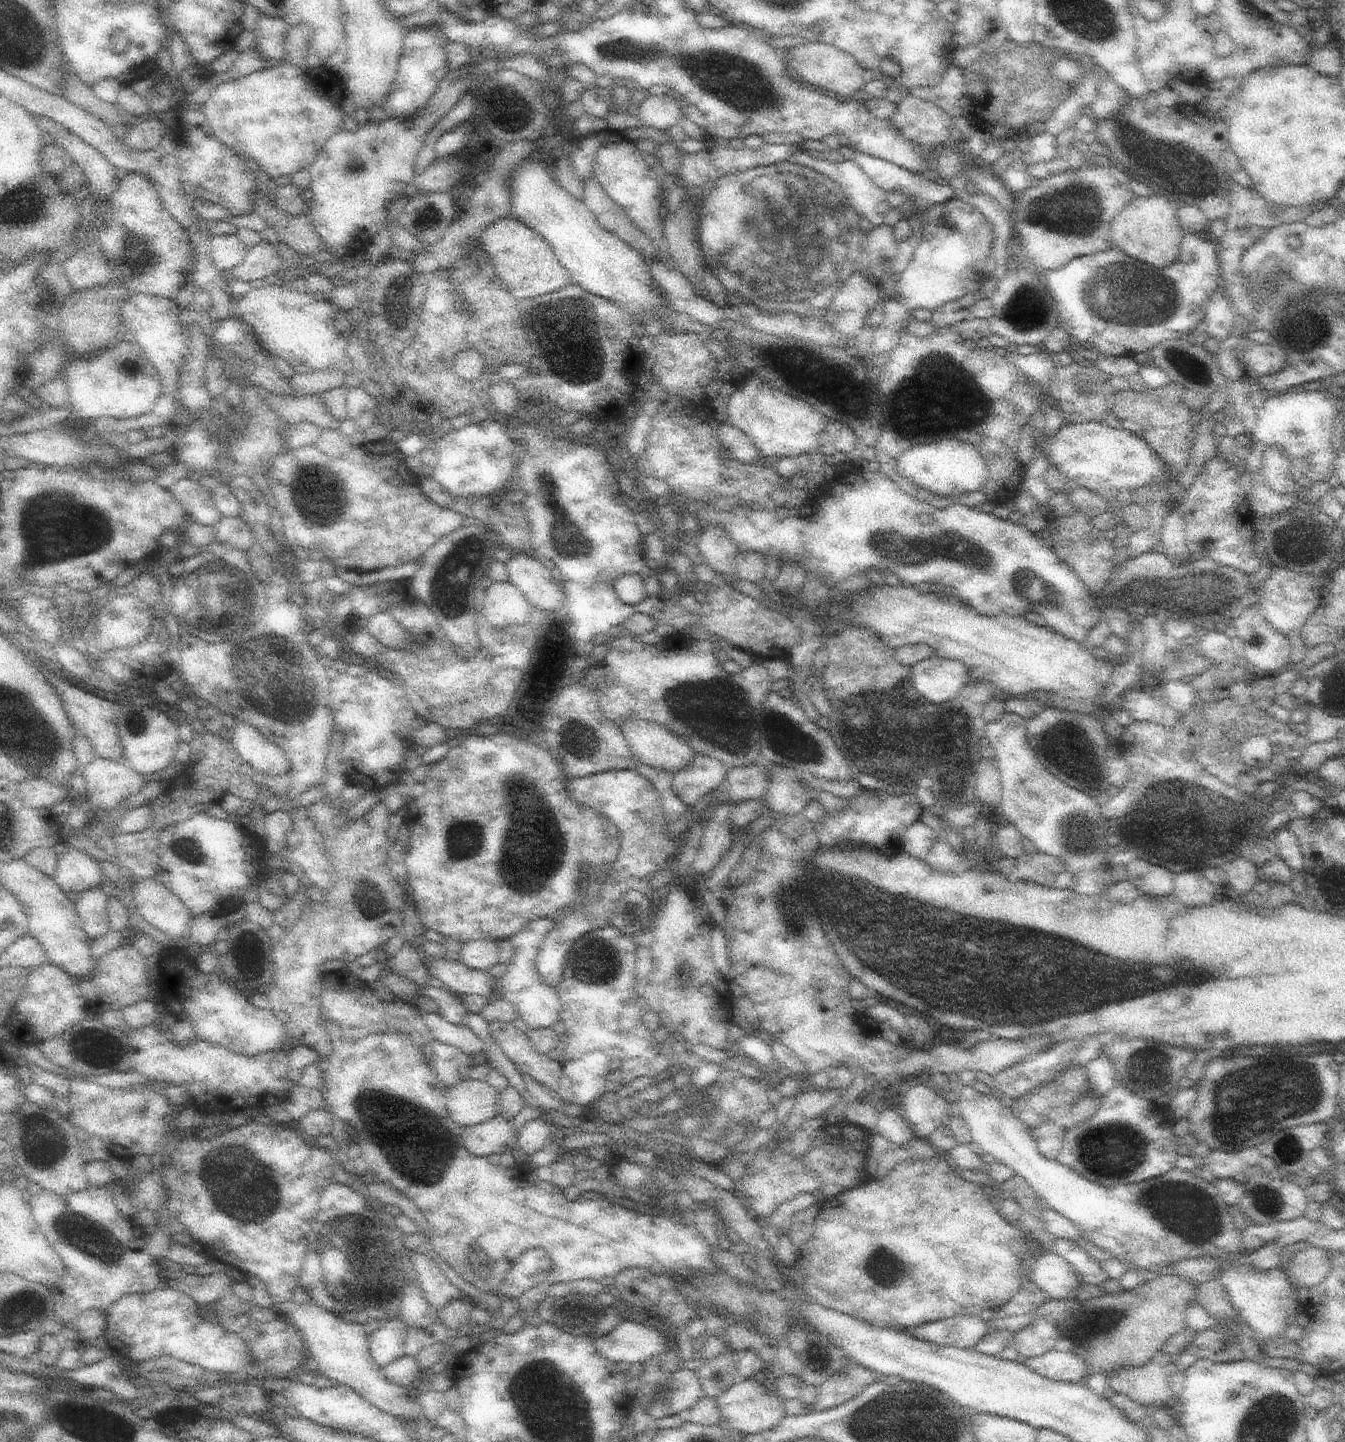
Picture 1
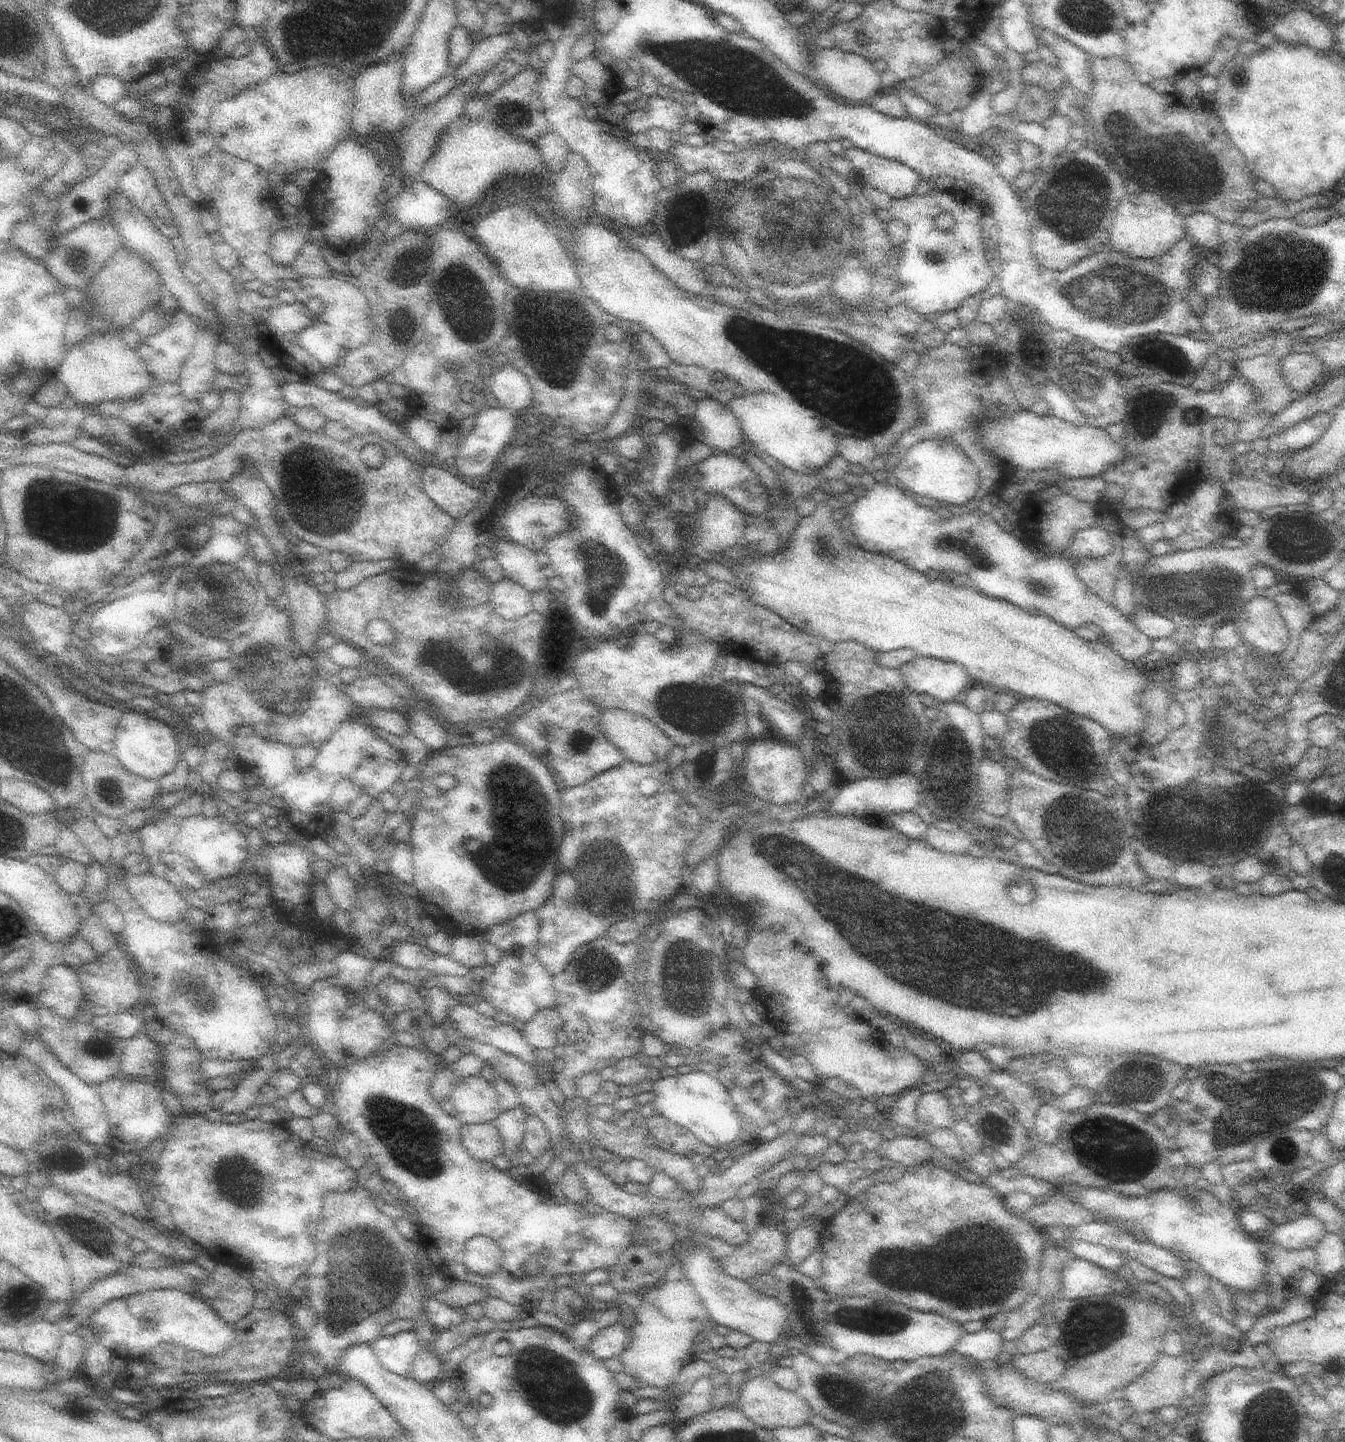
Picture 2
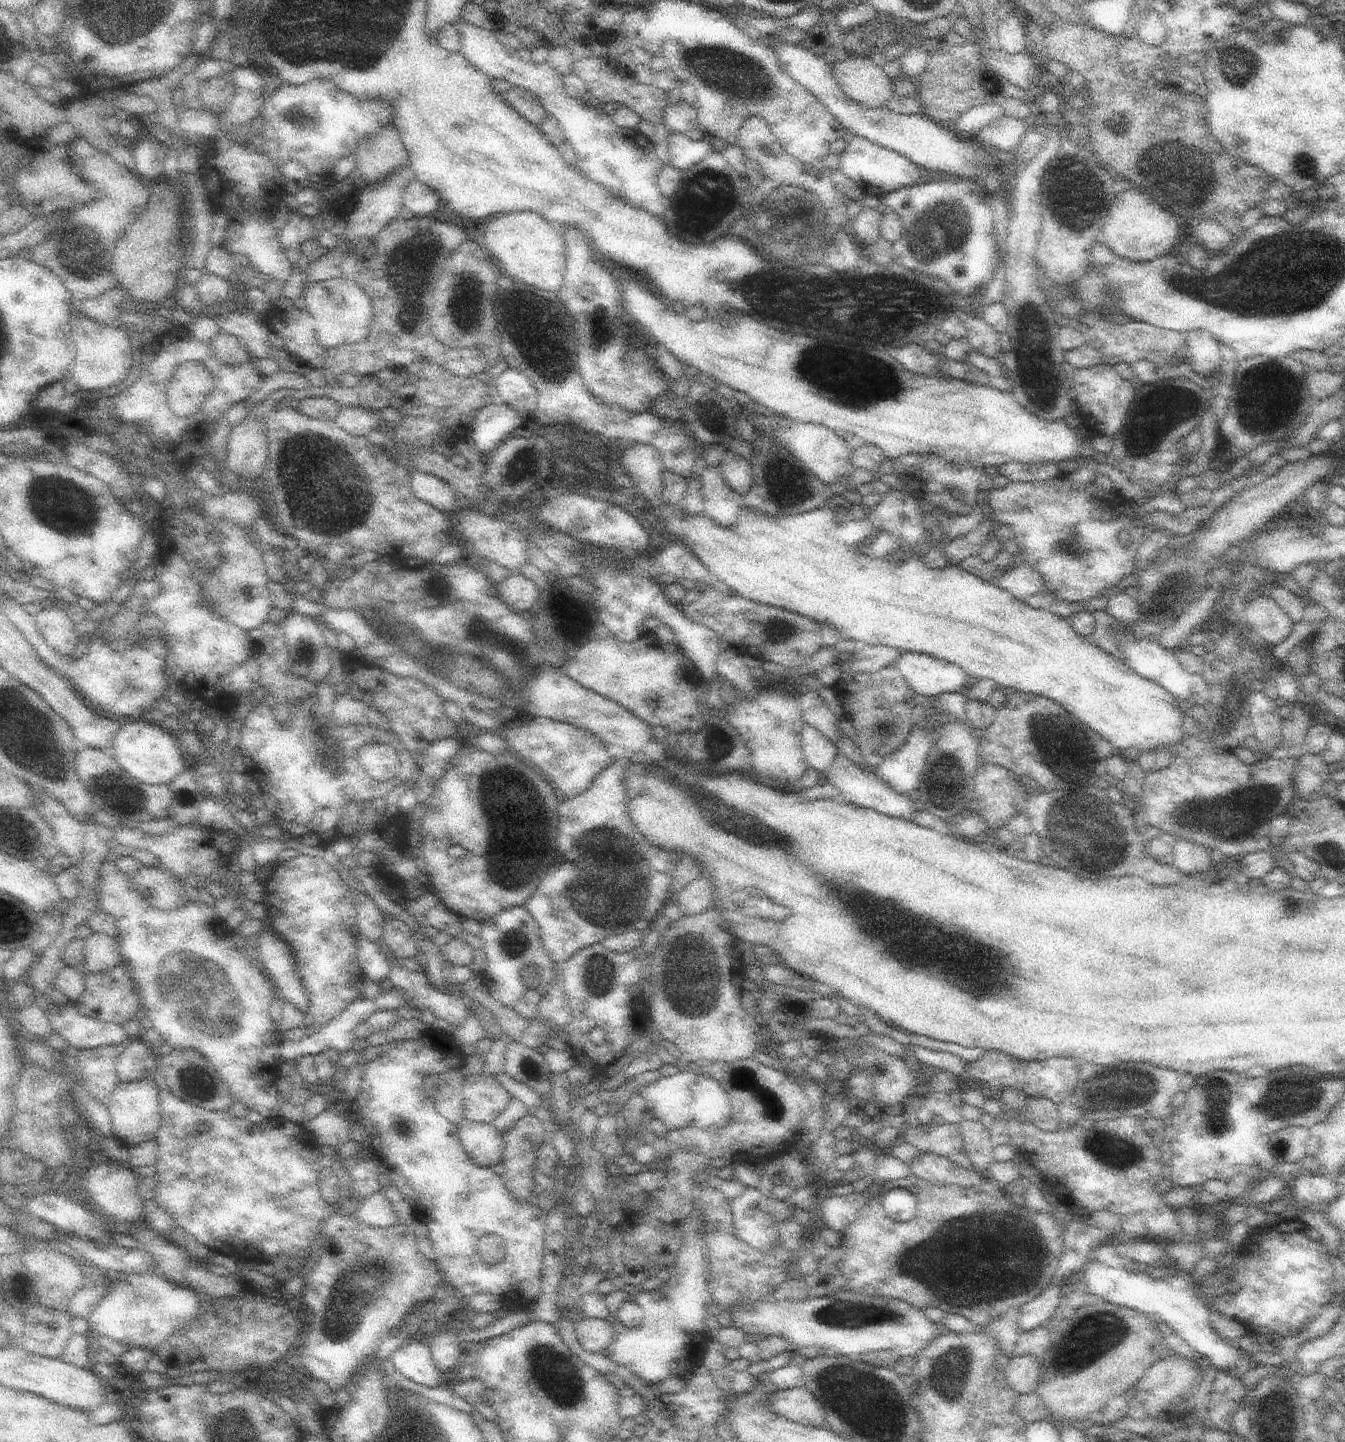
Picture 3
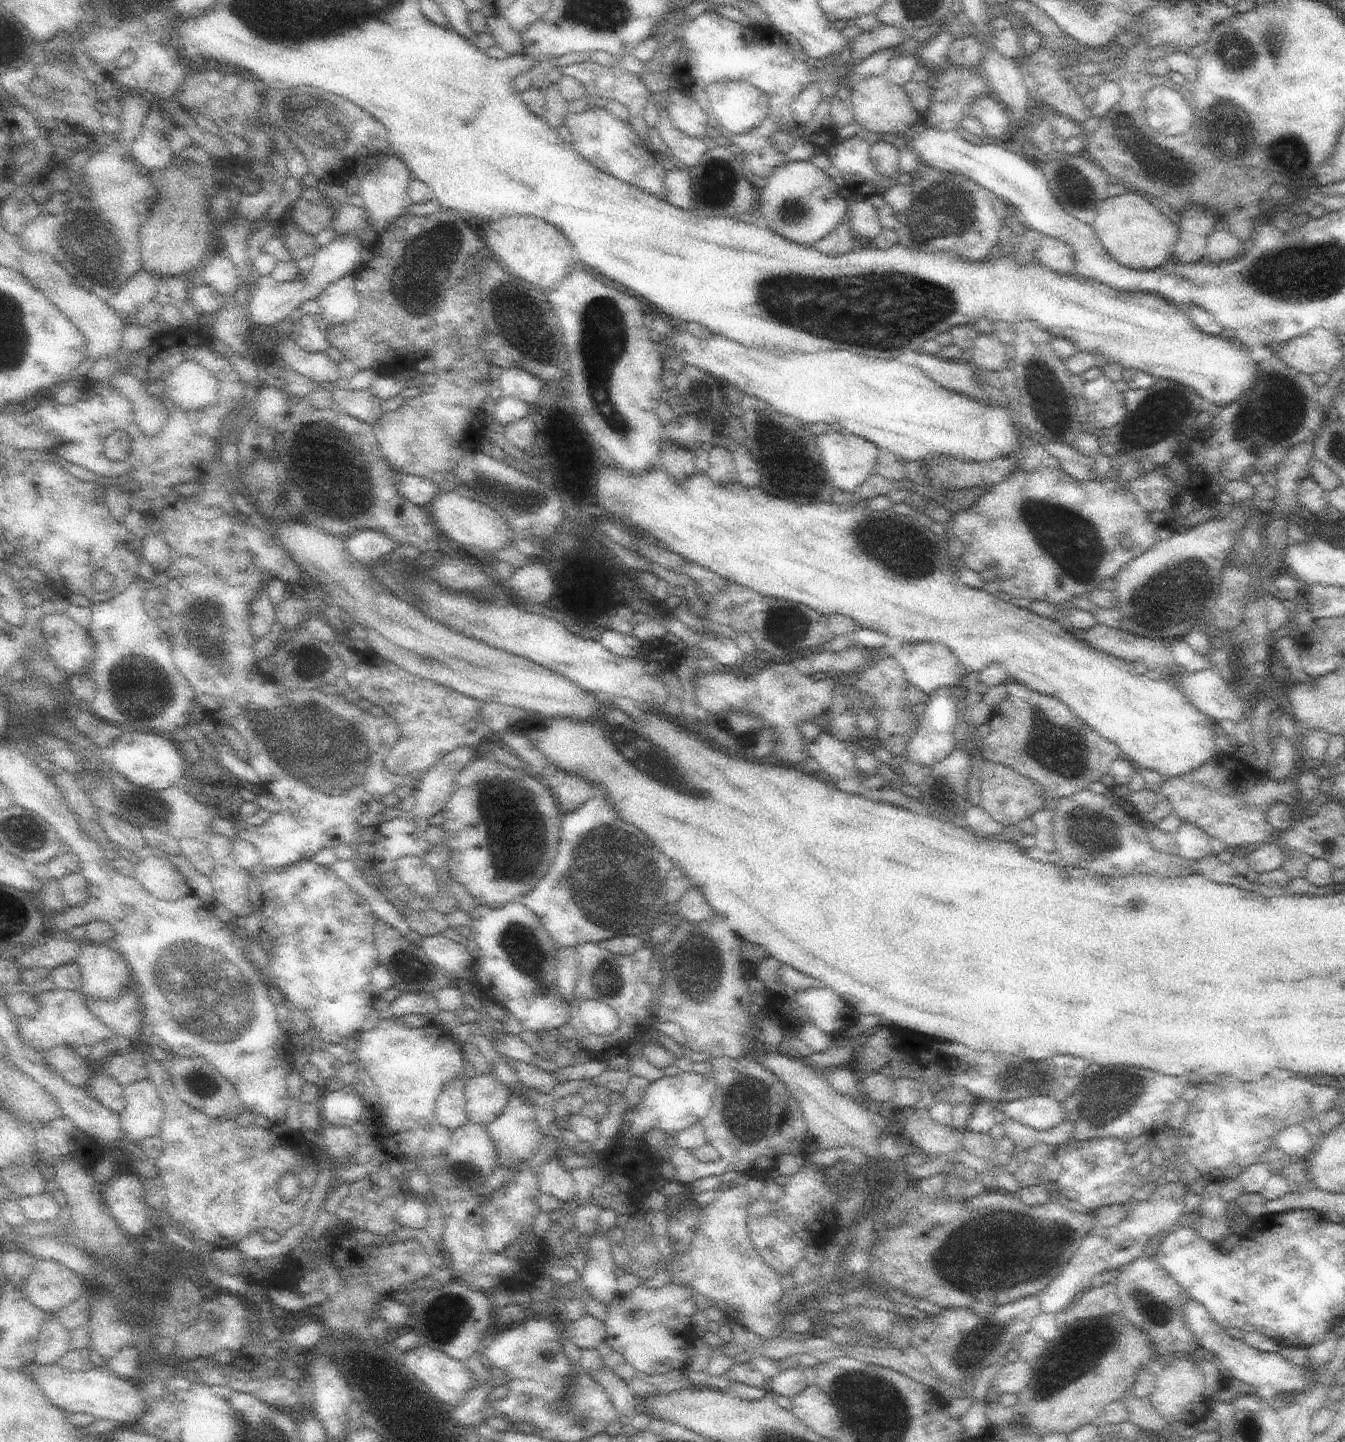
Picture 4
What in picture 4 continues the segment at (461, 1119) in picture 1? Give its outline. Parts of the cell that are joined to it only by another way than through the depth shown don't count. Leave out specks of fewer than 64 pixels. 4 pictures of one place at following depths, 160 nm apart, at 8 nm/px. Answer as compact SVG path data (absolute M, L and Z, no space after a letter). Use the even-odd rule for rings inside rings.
M473 1075L465 1081L465 1113L468 1121L488 1126L508 1104L511 1090L494 1075Z

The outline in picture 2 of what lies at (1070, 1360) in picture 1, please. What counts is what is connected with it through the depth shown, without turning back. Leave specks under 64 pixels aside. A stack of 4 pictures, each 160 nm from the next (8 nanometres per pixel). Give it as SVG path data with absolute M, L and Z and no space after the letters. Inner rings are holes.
M1052 1350L1028 1354L1016 1352L1012 1360L1013 1367L1026 1378L1051 1385L1063 1376L1065 1362L1059 1359Z

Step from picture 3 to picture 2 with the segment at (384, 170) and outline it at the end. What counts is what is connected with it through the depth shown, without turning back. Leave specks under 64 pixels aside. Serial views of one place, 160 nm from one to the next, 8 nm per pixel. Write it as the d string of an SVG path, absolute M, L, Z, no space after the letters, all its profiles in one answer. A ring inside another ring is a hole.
M393 53L386 62L374 64L374 66L370 66L365 72L362 71L353 77L355 80L357 104L353 108L351 125L353 126L353 135L358 139L374 136L376 128L380 128L384 132L384 140L388 140L390 135L399 132L405 115L401 93L404 74L403 59L402 54Z

